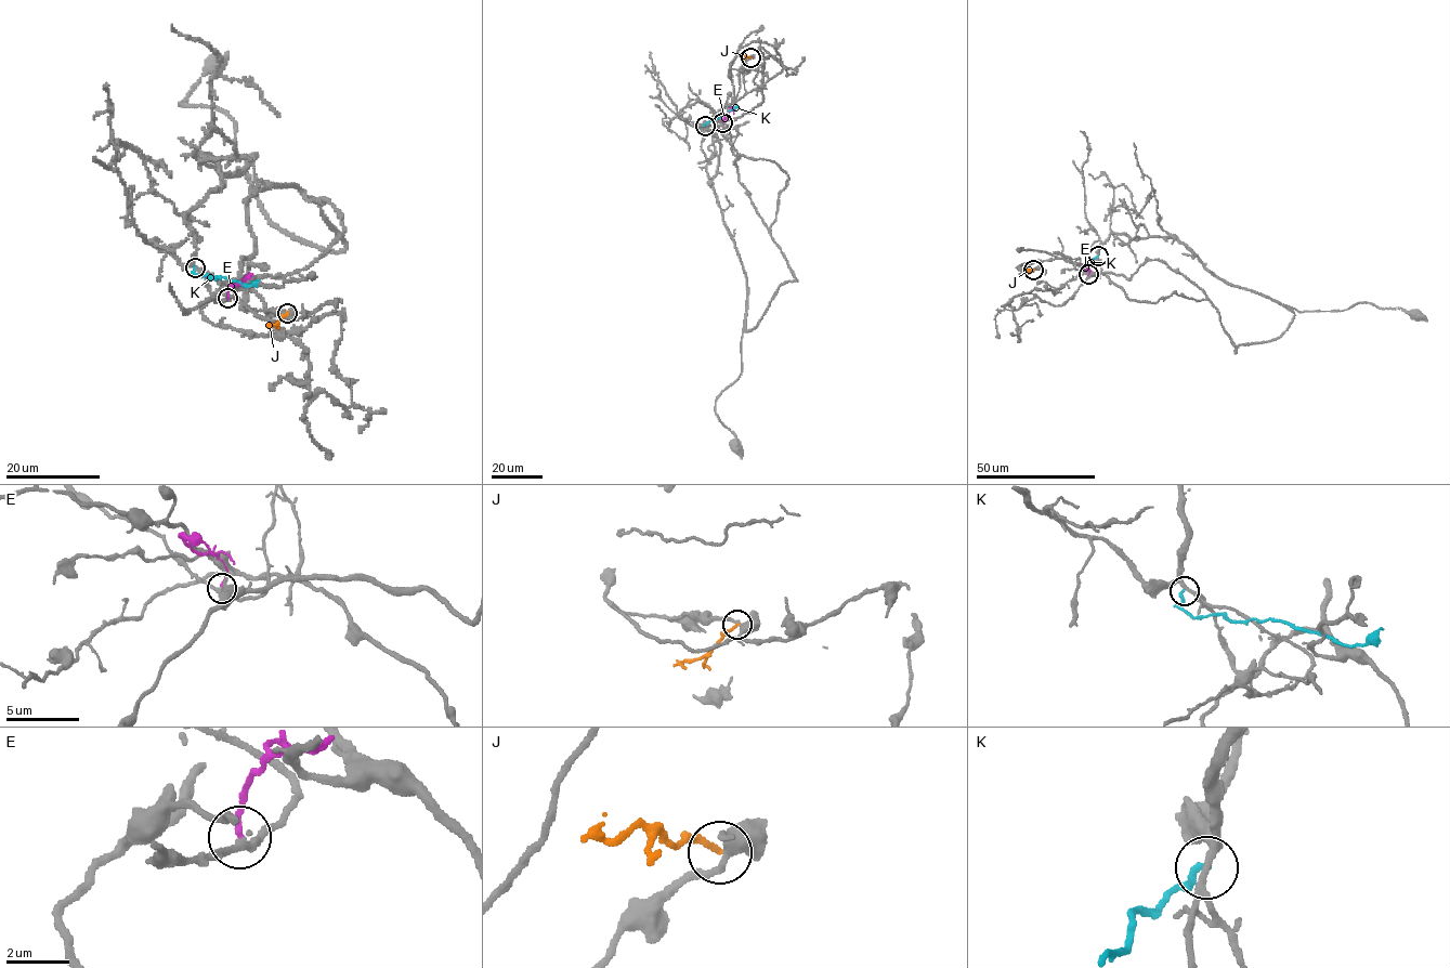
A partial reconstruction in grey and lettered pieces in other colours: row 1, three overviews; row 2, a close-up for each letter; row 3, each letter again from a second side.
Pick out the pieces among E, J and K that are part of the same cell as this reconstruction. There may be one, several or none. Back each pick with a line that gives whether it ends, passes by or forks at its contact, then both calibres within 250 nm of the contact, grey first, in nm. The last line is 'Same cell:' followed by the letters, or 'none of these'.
Same cell: none of these

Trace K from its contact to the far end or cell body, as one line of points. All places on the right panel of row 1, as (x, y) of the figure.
K: (1098, 256), (1082, 271)

